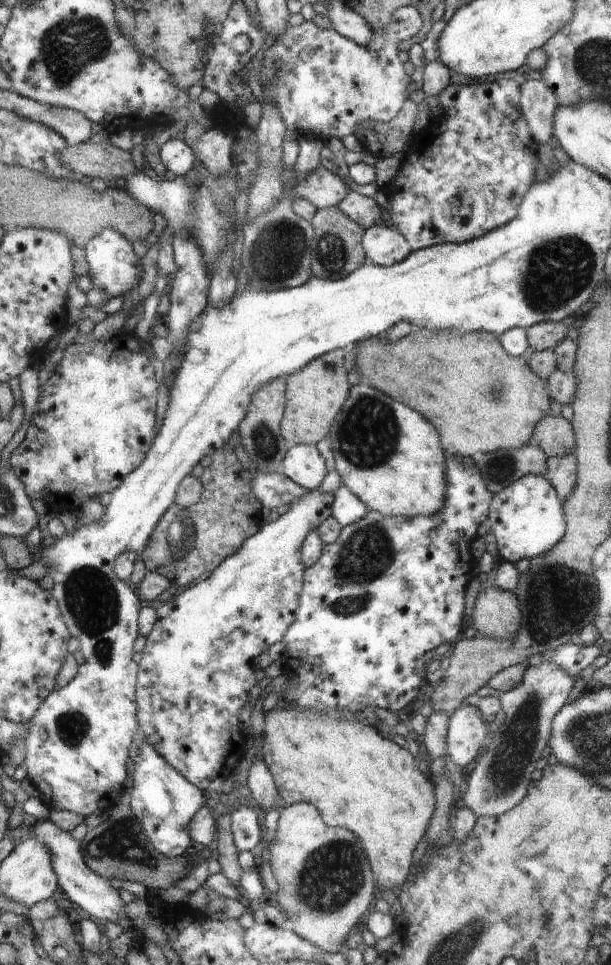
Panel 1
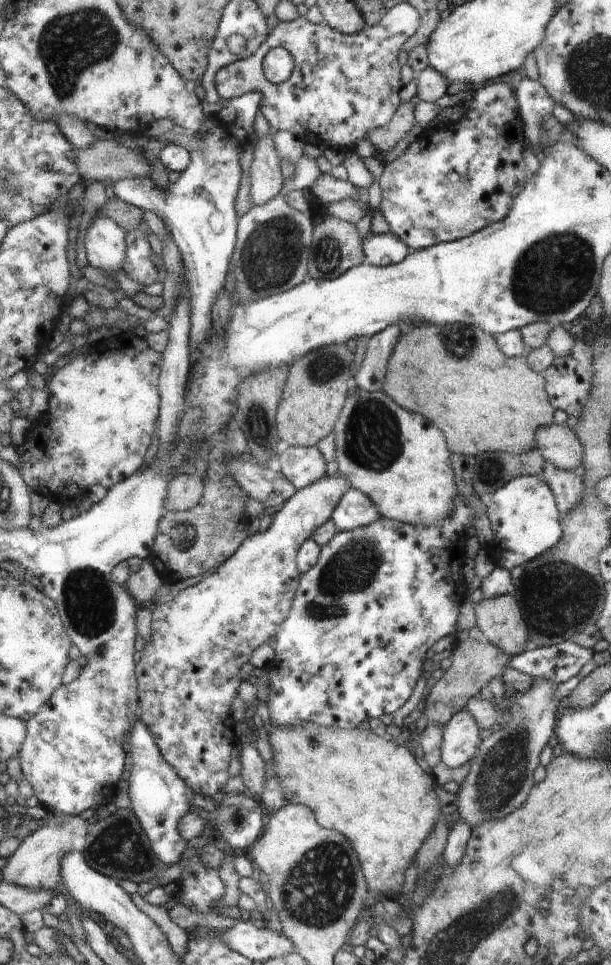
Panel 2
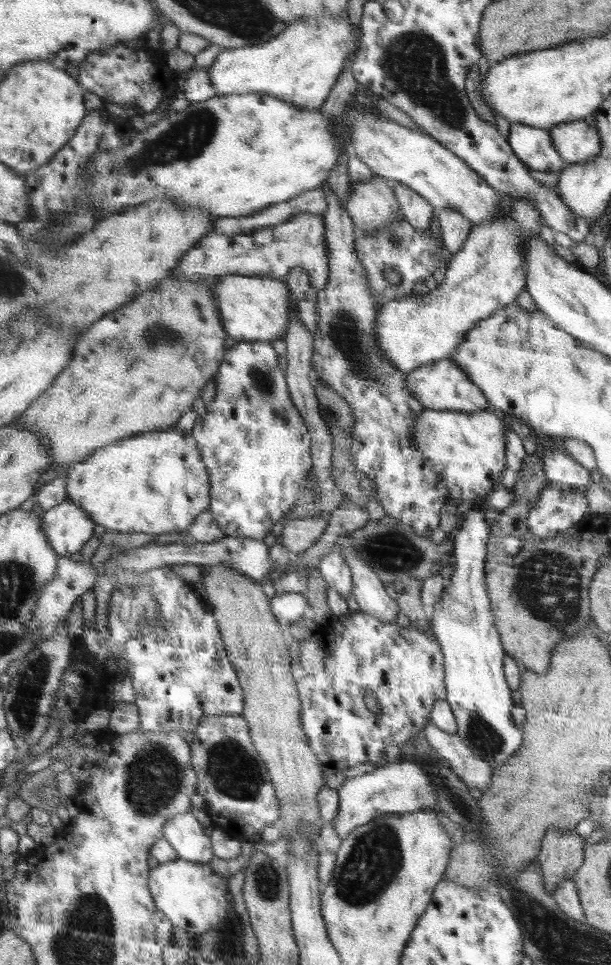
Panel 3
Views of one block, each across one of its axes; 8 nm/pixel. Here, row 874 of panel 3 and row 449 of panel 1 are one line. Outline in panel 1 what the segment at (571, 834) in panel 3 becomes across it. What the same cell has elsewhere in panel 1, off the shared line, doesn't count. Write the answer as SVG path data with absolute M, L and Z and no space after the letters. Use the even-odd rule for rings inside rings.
M545 416L540 419L531 438L531 444L543 448L550 457L572 453L575 442L571 422L563 416Z

